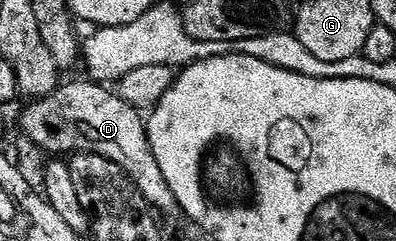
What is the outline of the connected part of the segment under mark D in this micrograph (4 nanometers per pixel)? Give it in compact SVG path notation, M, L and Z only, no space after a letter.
M83 79L59 84L58 88L47 95L29 102L30 105L22 113L22 133L38 149L43 149L50 155L73 155L79 153L95 153L108 159L118 166L121 172L134 178L135 182L158 181L162 172L160 167L152 163L150 156L150 140L146 134L147 122L139 110L119 97L113 88L105 84Z

